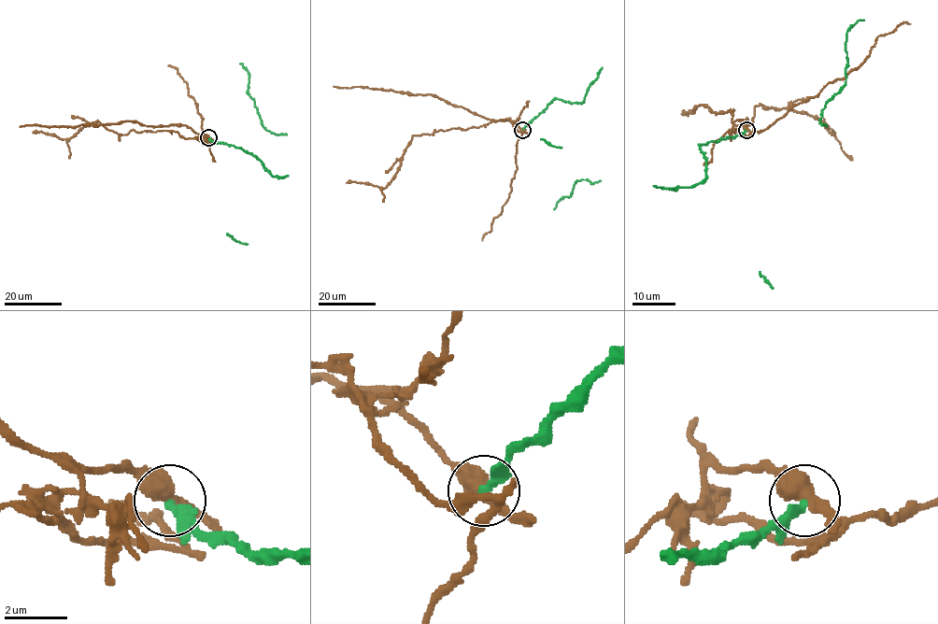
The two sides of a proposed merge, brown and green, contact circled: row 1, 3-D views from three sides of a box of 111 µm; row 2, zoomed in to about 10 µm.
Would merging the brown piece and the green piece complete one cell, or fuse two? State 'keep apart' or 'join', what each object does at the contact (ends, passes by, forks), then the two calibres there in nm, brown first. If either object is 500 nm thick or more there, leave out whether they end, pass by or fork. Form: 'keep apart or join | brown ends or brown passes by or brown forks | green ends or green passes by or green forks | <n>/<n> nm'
keep apart | brown passes by | green ends | 440/340 nm

